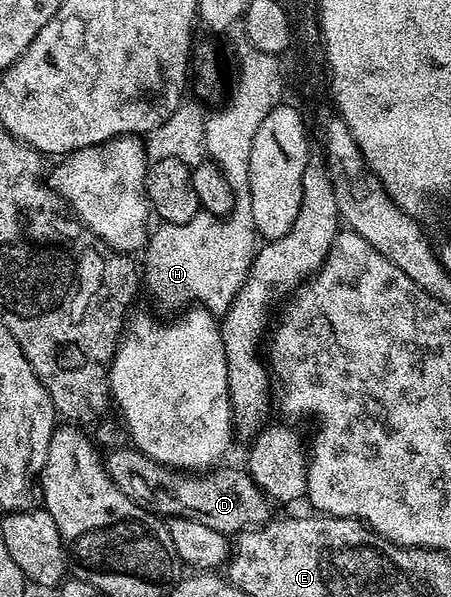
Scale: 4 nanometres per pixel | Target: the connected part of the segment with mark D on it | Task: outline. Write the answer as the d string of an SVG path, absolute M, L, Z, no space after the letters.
M133 446L114 448L105 457L104 463L112 482L116 482L116 486L124 490L128 498L163 517L183 516L194 522L201 522L212 530L220 530L227 538L264 526L272 519L271 497L262 492L249 471L241 467L219 466L201 474L191 474L186 470L167 468L165 464L148 458Z

